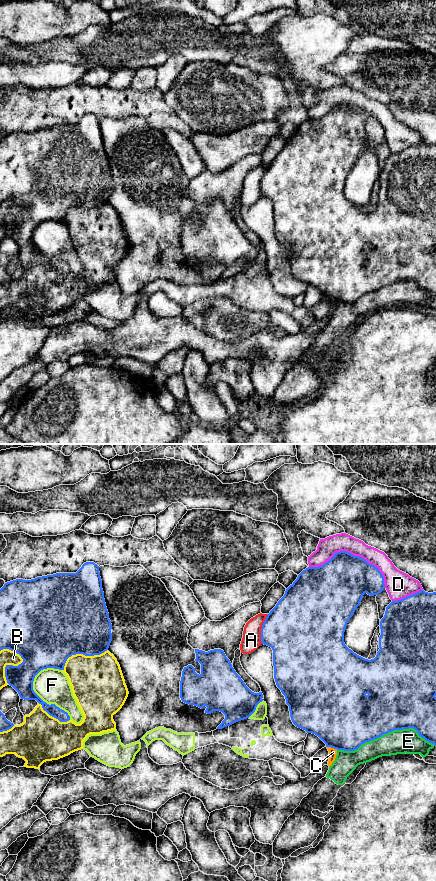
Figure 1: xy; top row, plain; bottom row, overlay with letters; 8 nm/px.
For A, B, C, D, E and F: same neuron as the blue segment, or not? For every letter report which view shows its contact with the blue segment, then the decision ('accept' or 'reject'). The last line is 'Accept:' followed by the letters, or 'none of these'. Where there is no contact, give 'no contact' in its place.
A: xy | reject
B: xy | reject
C: xy | reject
D: xy | reject
E: xy | reject
F: xy | reject
Accept: none of these

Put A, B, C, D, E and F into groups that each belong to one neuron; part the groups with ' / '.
A / B / C / D / E / F

